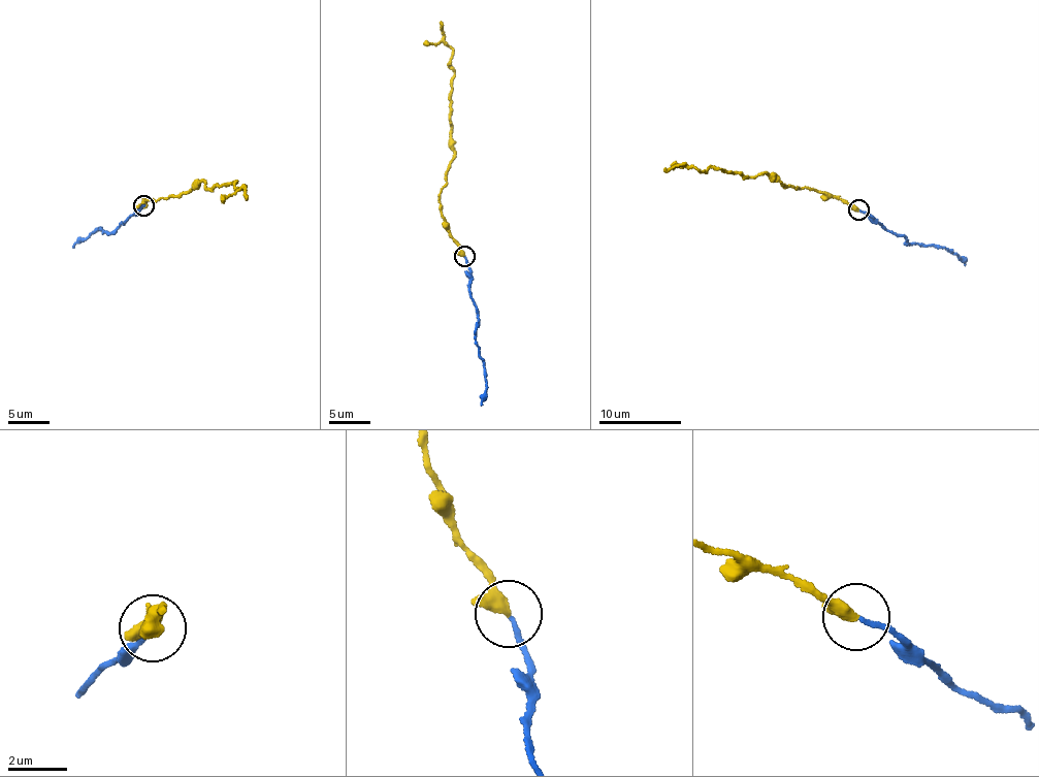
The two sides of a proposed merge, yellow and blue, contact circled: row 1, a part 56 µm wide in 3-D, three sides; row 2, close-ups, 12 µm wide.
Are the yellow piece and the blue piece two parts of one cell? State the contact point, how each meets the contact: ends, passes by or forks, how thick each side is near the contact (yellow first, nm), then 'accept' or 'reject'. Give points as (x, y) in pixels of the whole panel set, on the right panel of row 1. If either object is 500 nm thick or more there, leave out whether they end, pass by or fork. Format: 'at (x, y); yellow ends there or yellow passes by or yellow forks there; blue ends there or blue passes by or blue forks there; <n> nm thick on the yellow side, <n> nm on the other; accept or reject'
at (858, 209); yellow passes by; blue ends there; 340 nm thick on the yellow side, 140 nm on the other; accept

